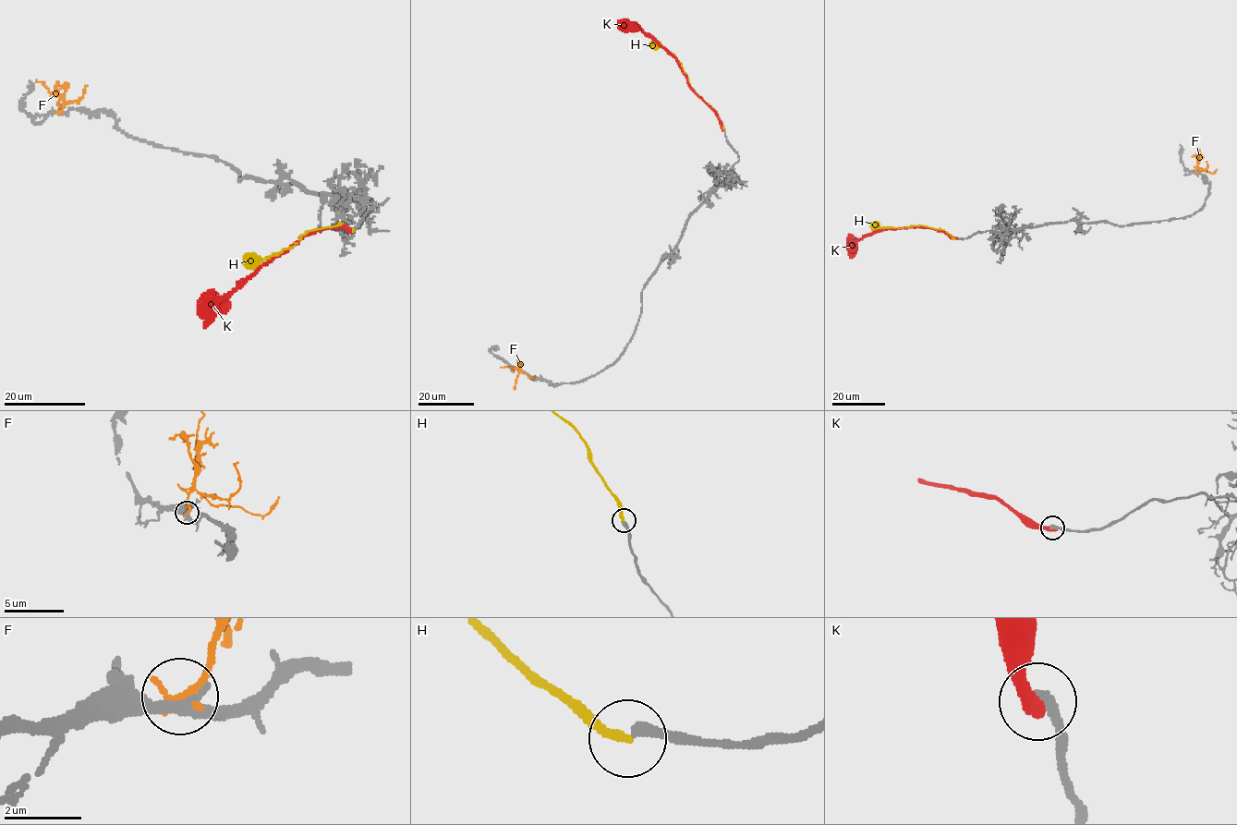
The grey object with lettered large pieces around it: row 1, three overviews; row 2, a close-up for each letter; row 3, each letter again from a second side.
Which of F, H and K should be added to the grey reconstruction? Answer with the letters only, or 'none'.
none

